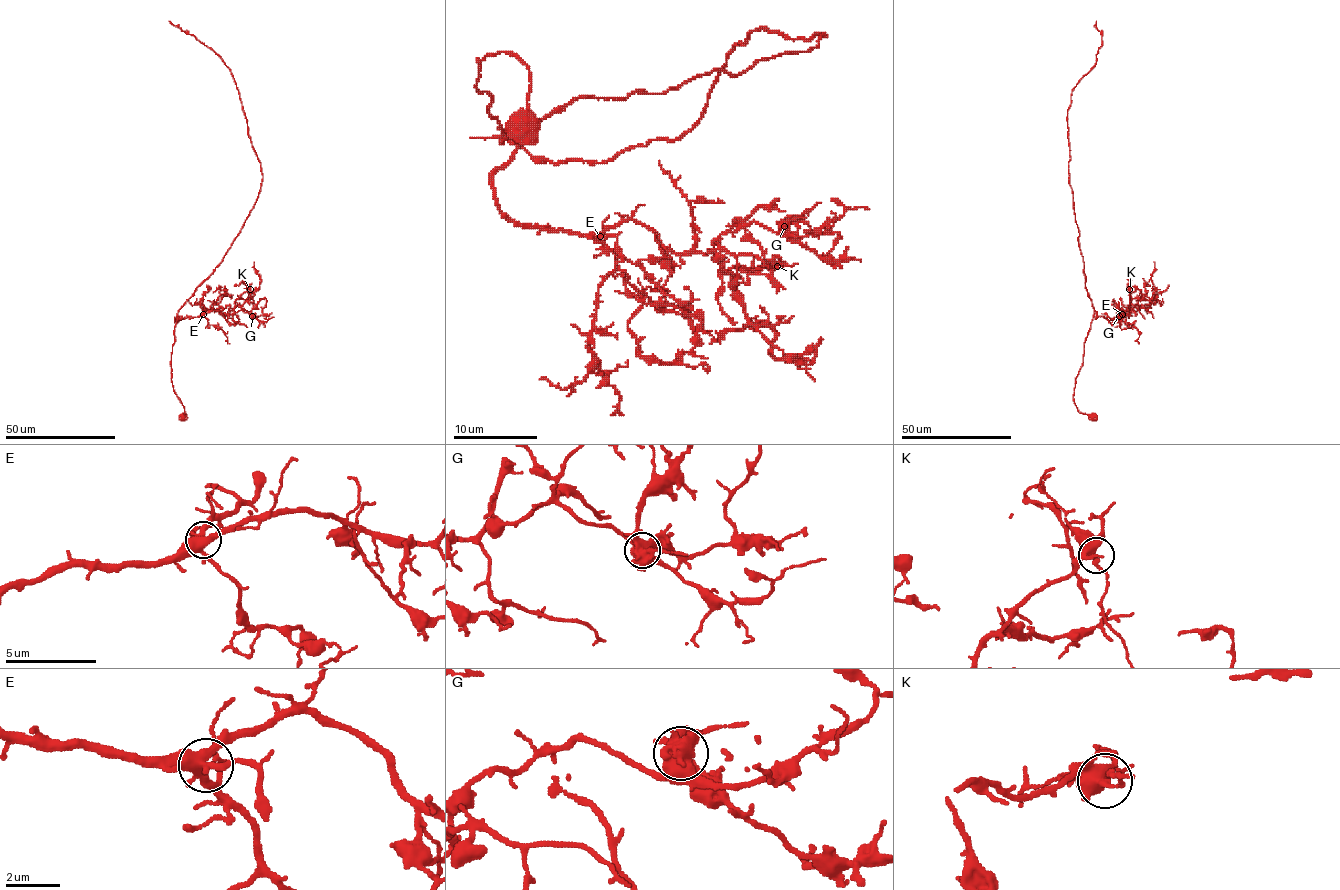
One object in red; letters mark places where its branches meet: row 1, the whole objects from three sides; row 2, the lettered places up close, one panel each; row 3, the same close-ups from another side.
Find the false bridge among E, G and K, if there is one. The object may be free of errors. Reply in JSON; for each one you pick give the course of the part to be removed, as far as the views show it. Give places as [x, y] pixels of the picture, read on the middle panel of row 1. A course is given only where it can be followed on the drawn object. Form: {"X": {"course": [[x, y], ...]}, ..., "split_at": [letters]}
{"G": {"course": [[785, 226], [806, 247], [827, 259], [823, 261], [840, 232], [814, 234]]}, "split_at": ["G"]}

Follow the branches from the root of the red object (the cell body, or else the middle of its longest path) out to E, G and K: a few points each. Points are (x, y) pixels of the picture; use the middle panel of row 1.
E: (525, 123), (529, 68), (506, 51), (478, 60), (502, 142), (516, 140), (495, 205), (600, 236)
G: (525, 123), (529, 68), (478, 60), (516, 140), (495, 205), (520, 224), (634, 219), (676, 253), (785, 226)
K: (525, 123), (529, 68), (478, 60), (516, 140), (493, 175), (512, 219), (634, 219), (722, 272), (777, 266)

